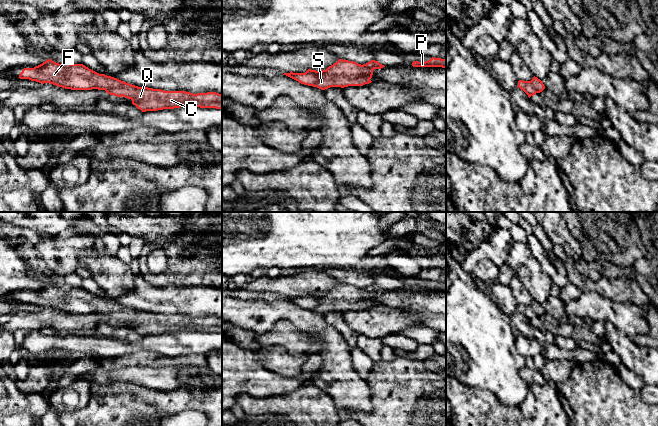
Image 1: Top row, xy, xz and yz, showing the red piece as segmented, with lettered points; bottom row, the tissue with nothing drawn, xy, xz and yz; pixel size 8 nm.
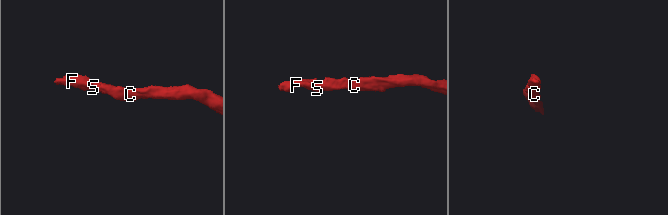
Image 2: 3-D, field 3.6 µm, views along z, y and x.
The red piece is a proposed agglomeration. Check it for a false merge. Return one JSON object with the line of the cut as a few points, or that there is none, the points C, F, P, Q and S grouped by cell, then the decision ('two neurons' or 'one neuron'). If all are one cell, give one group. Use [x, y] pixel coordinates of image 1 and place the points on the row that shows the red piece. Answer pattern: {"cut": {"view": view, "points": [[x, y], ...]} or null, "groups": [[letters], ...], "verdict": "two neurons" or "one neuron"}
{"cut": null, "groups": [["C", "F", "P", "Q", "S"]], "verdict": "one neuron"}

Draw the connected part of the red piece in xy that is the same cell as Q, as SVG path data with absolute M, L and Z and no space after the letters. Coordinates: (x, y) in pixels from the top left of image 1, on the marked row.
M51 59L34 68L24 68L20 79L50 83L71 90L105 90L108 94L132 100L142 112L174 109L186 106L222 109L222 94L193 94L186 91L164 91L138 87L117 78L99 74L83 64L56 63Z

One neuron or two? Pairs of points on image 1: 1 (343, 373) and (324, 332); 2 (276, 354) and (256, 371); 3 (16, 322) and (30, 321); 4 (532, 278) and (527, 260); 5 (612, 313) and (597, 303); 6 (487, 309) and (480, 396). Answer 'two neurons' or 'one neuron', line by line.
1: one neuron
2: two neurons
3: one neuron
4: one neuron
5: one neuron
6: two neurons

